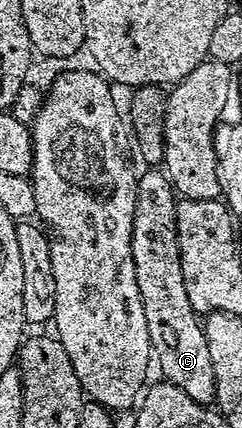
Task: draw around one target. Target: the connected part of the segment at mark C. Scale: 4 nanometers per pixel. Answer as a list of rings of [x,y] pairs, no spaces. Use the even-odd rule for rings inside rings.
[[[156,168],[146,171],[140,175],[135,202],[131,254],[138,290],[142,294],[142,306],[146,310],[152,351],[158,357],[158,364],[160,360],[160,372],[164,375],[161,377],[167,383],[190,394],[194,402],[211,405],[216,398],[214,361],[210,358],[201,313],[196,312],[190,302],[182,274],[176,220],[178,198],[171,180],[163,171]]]

